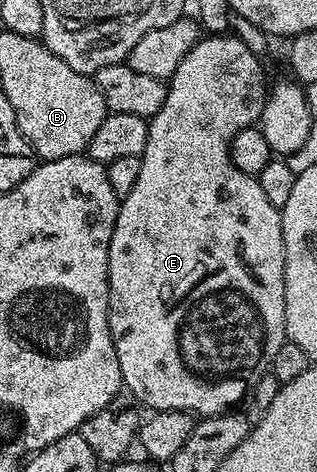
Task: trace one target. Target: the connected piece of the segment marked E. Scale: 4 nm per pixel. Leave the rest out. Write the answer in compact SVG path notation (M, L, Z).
M227 32L222 34L211 34L209 36L199 37L198 43L192 48L192 52L188 52L188 56L184 56L184 60L180 60L180 68L176 68L176 72L168 80L168 89L166 99L160 108L160 112L156 112L153 118L149 119L150 131L148 132L148 144L142 153L142 167L140 168L140 177L136 180L136 184L132 188L132 192L128 192L121 199L118 215L116 216L116 224L112 232L112 240L110 241L110 251L108 252L108 276L110 277L110 335L114 341L116 348L116 360L120 360L120 372L122 373L123 387L128 391L131 390L140 401L146 406L151 406L151 411L159 410L186 410L195 416L209 416L212 414L224 414L235 409L234 406L243 401L246 395L250 393L251 388L256 384L256 380L260 380L262 375L267 373L273 367L276 360L276 352L280 352L280 348L287 342L286 337L286 305L284 304L284 232L282 231L282 211L279 207L274 206L268 200L268 196L264 196L264 192L260 189L257 177L253 174L245 174L240 172L240 168L236 168L236 164L232 164L230 159L230 142L244 128L255 125L262 117L262 109L266 103L266 95L268 93L268 82L266 86L266 74L262 71L263 59L259 55L254 54L248 45L244 44L244 40L235 37L233 33Z

